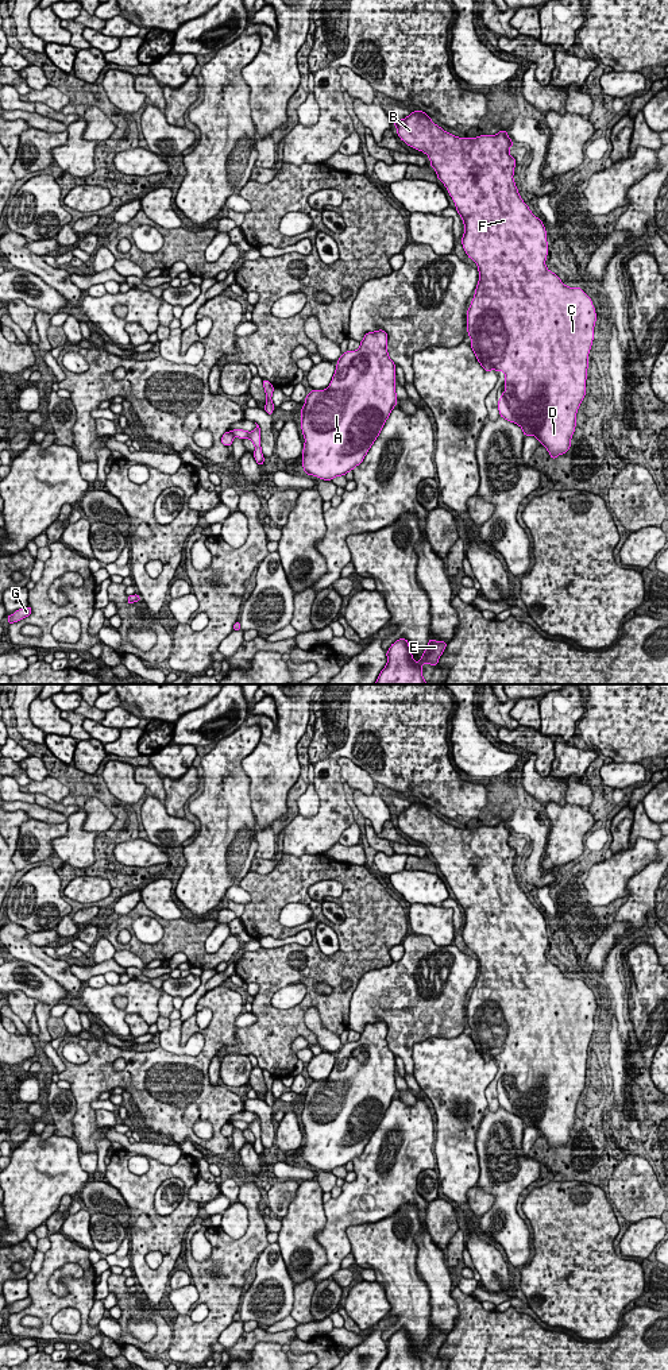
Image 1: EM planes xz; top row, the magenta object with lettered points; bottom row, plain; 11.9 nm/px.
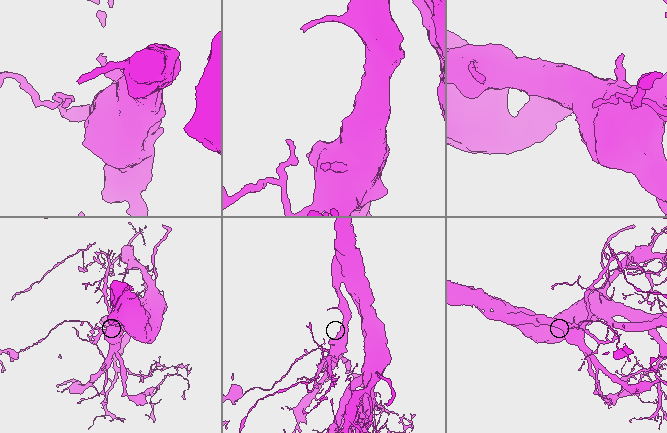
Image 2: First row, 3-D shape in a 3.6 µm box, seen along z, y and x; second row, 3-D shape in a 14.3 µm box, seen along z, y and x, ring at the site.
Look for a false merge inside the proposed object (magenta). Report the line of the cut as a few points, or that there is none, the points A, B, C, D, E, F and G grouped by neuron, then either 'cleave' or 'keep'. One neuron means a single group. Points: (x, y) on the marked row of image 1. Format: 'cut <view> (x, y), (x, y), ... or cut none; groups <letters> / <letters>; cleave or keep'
cut xz (231, 431), (234, 435); groups A B C D E F / G; cleave

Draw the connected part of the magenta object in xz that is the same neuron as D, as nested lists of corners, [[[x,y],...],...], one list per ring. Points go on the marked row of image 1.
[[[414,111],[402,120],[395,120],[397,134],[410,147],[425,153],[430,159],[430,166],[436,170],[437,178],[445,185],[451,194],[456,211],[464,223],[464,235],[462,238],[463,248],[468,258],[471,258],[479,270],[479,282],[475,289],[475,296],[467,310],[467,331],[471,337],[471,348],[475,352],[478,362],[486,371],[497,370],[505,373],[505,387],[502,397],[498,401],[498,410],[501,417],[520,425],[525,436],[536,436],[538,443],[542,443],[548,449],[552,459],[557,455],[563,455],[571,447],[571,437],[575,432],[576,412],[586,395],[586,378],[588,367],[588,352],[594,340],[594,325],[596,321],[595,306],[591,304],[592,300],[580,287],[568,287],[560,278],[549,271],[545,266],[548,255],[547,231],[540,219],[537,219],[528,205],[522,201],[518,194],[518,189],[514,184],[513,174],[516,159],[509,154],[509,148],[513,146],[511,139],[507,136],[507,131],[499,131],[497,135],[480,135],[478,138],[457,138],[452,134],[445,132],[443,128],[436,126],[430,117],[422,111]]]

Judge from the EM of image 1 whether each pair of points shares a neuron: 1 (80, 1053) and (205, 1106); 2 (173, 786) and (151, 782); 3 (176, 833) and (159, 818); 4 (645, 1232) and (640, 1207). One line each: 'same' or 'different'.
1: different
2: different
3: same
4: different

